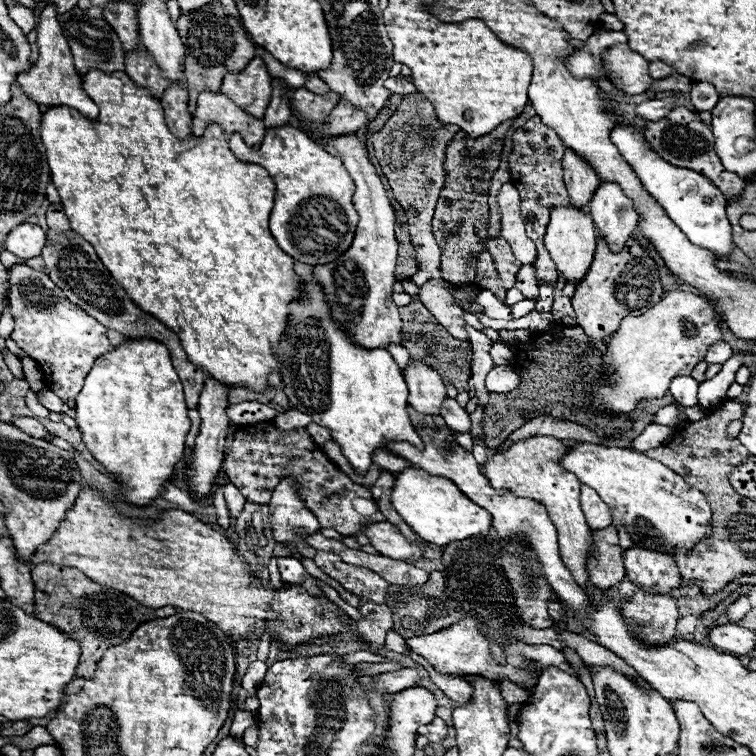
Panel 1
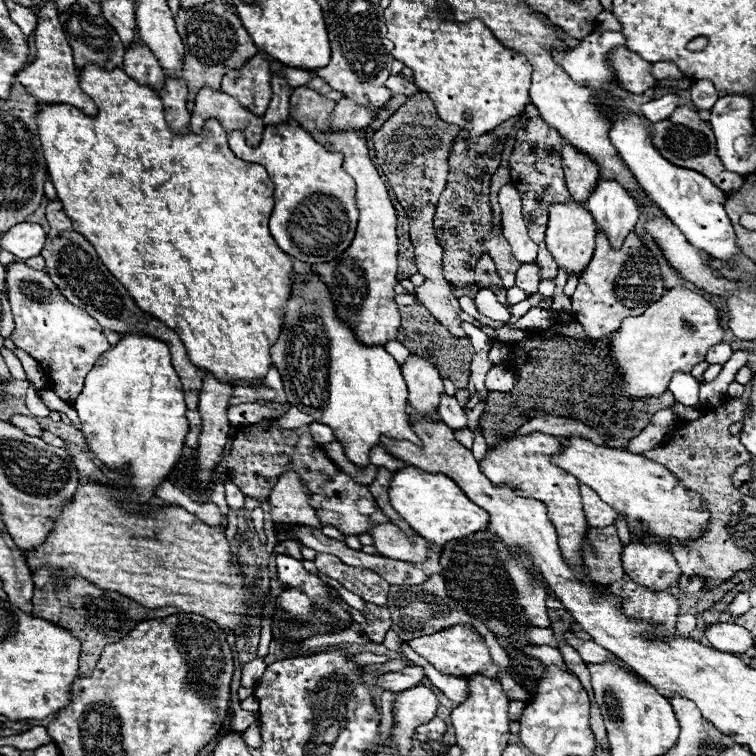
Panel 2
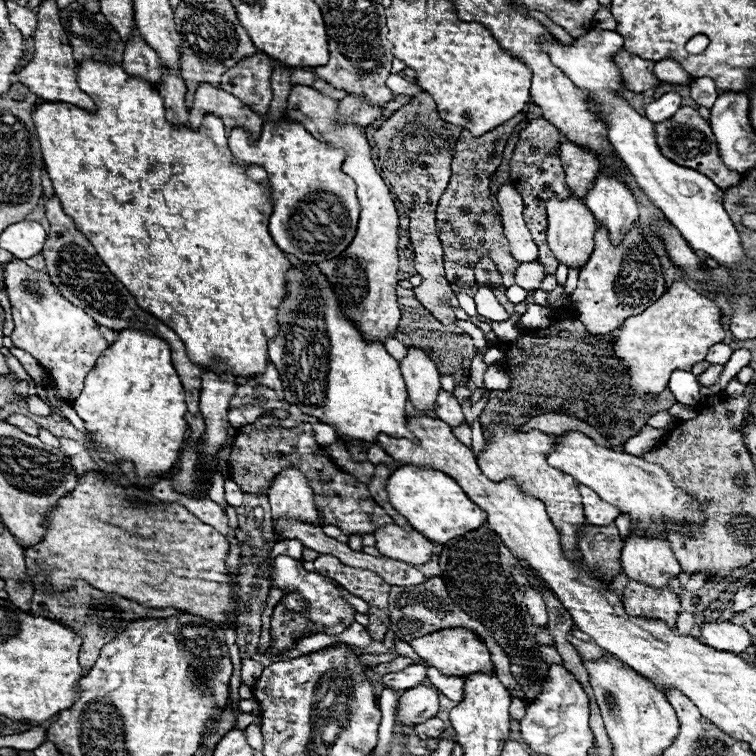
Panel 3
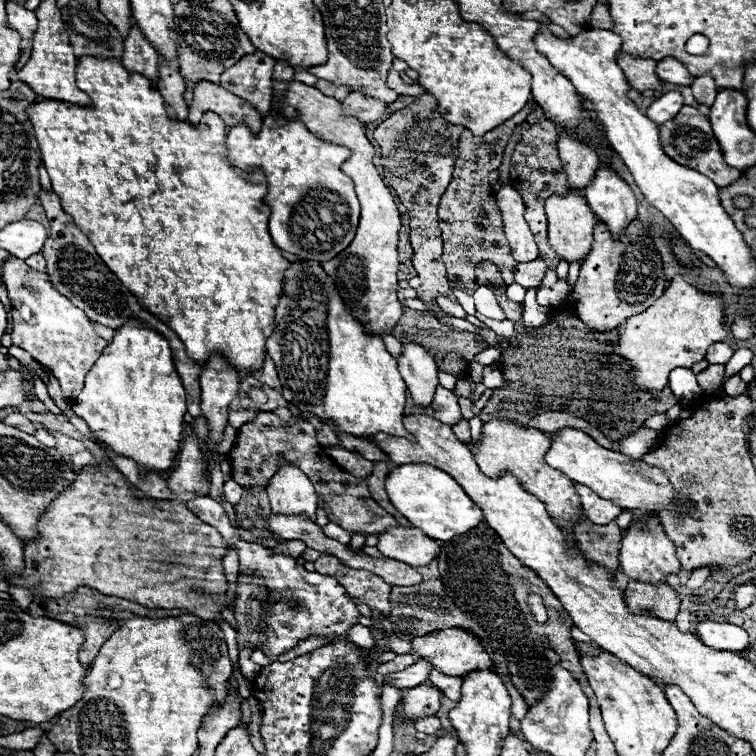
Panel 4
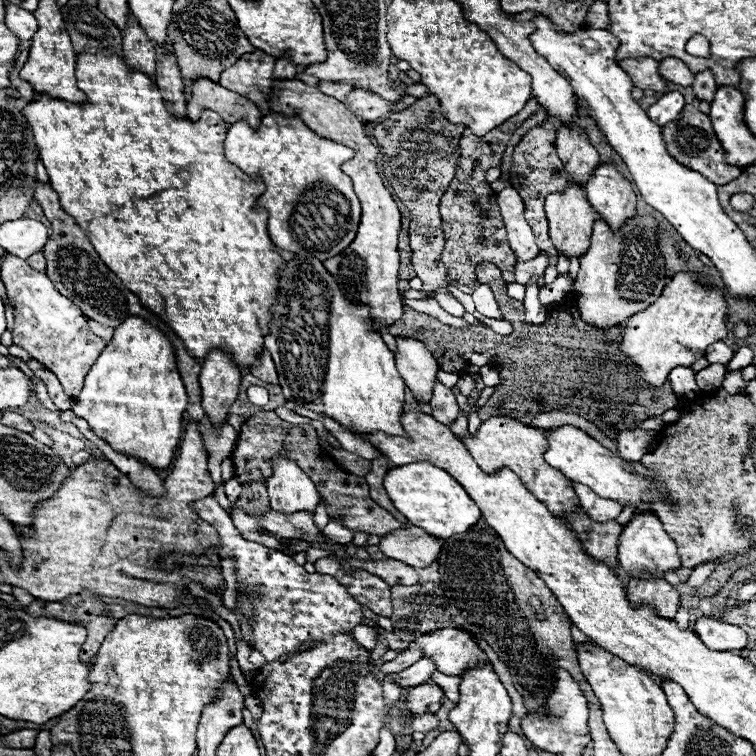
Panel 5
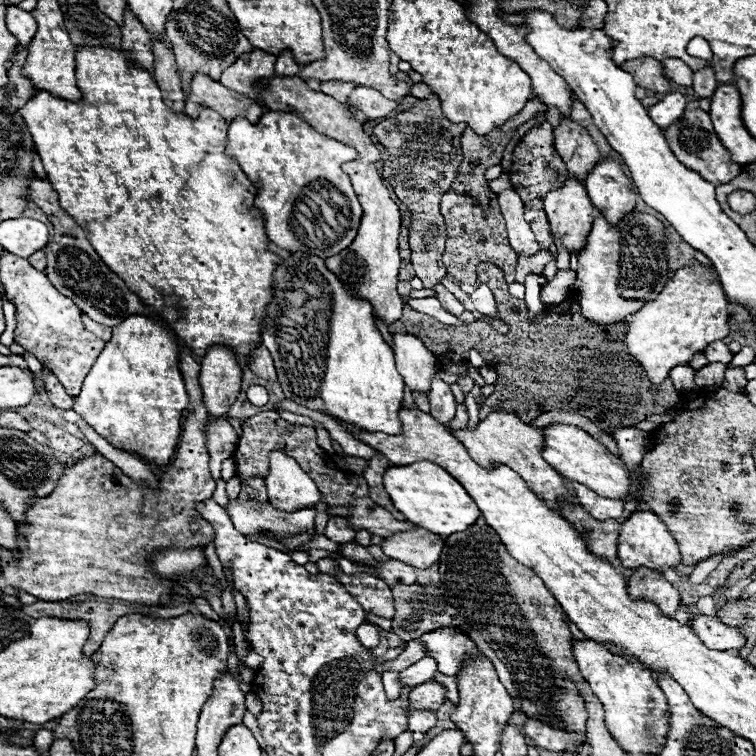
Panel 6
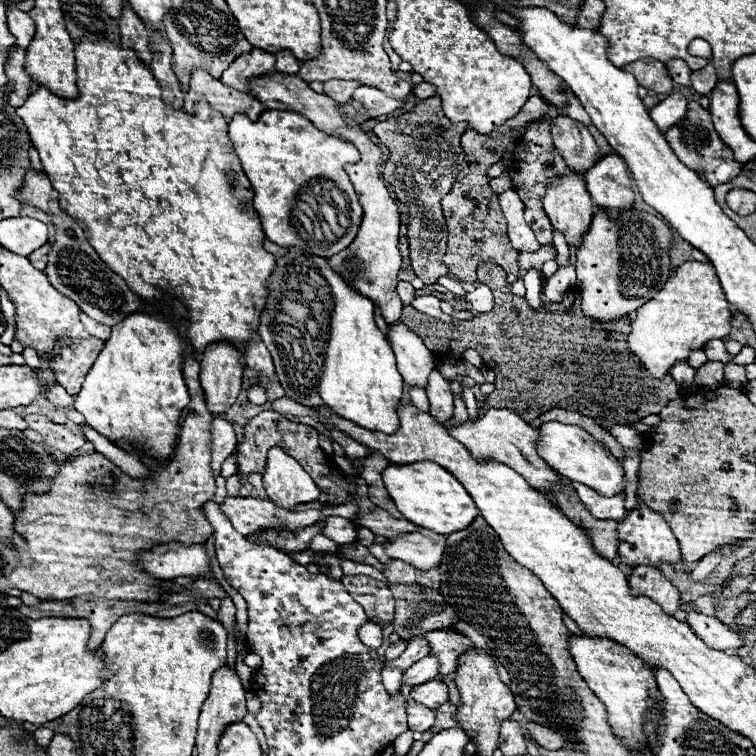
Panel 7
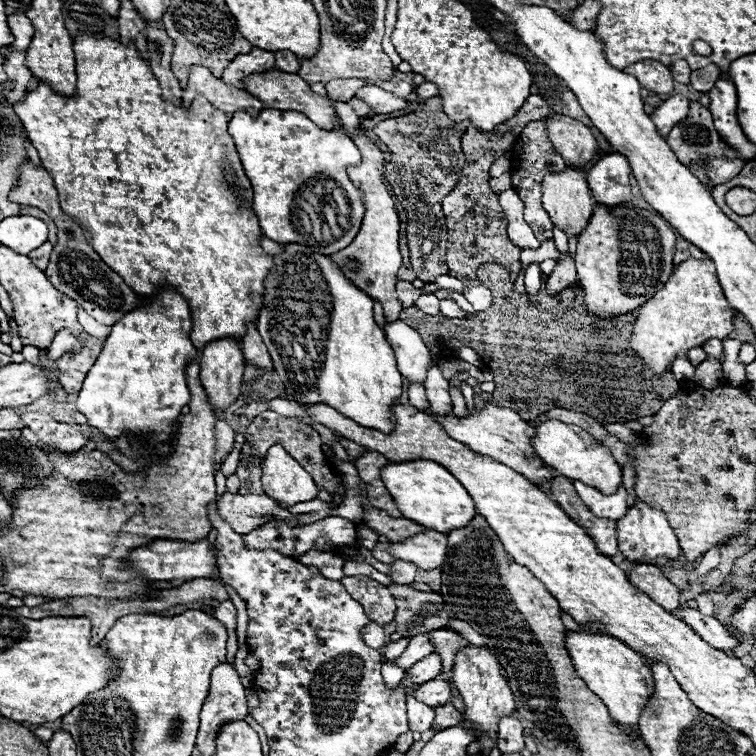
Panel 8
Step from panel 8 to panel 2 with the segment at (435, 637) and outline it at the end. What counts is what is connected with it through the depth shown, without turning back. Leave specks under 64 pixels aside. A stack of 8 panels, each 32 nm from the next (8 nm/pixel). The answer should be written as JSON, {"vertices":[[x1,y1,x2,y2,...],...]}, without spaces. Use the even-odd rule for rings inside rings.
{"vertices":[[456,624,456,626,440,630,436,634,408,640,408,646,414,652,418,652,422,658,426,658,442,674,452,674,452,676,482,674,488,678,498,678,498,674,500,674,500,668,490,658,486,640,476,632,476,628,472,624]]}

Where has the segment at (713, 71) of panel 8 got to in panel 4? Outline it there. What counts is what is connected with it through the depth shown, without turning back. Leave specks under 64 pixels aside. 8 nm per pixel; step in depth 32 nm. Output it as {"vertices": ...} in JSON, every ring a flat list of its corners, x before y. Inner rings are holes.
{"vertices":[[698,76,692,82,692,94,694,94,694,98,696,98,698,104,710,106,714,102,716,94,718,94,718,88,714,86,714,80,710,76,702,76,702,78]]}

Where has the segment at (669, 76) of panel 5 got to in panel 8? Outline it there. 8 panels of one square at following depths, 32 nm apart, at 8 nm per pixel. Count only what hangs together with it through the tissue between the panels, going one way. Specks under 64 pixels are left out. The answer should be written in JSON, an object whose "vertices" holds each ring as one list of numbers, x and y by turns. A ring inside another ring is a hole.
{"vertices":[[676,60,676,62,672,62,670,66,670,72,672,72,672,76,674,76,674,80,676,82,680,82,680,84,690,84,690,68,688,68,688,64,684,62,684,60]]}

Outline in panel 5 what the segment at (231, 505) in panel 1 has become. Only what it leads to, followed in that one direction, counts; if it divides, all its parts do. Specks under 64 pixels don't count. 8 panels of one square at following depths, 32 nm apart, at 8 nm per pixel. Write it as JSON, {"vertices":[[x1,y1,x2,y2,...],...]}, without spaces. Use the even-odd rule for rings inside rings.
{"vertices":[[232,478,232,480,228,480,228,482,224,482,224,492,226,492,226,496,228,496,228,500,230,502,236,502,238,498,240,498,240,492,242,492,242,486]]}

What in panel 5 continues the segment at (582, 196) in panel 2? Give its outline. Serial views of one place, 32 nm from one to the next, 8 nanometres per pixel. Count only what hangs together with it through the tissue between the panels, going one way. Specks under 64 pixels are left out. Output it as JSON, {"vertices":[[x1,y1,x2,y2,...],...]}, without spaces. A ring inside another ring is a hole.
{"vertices":[[562,126,556,134,556,148,566,172,570,174,568,180,576,186,584,186,600,164,600,156,586,132,578,126]]}

